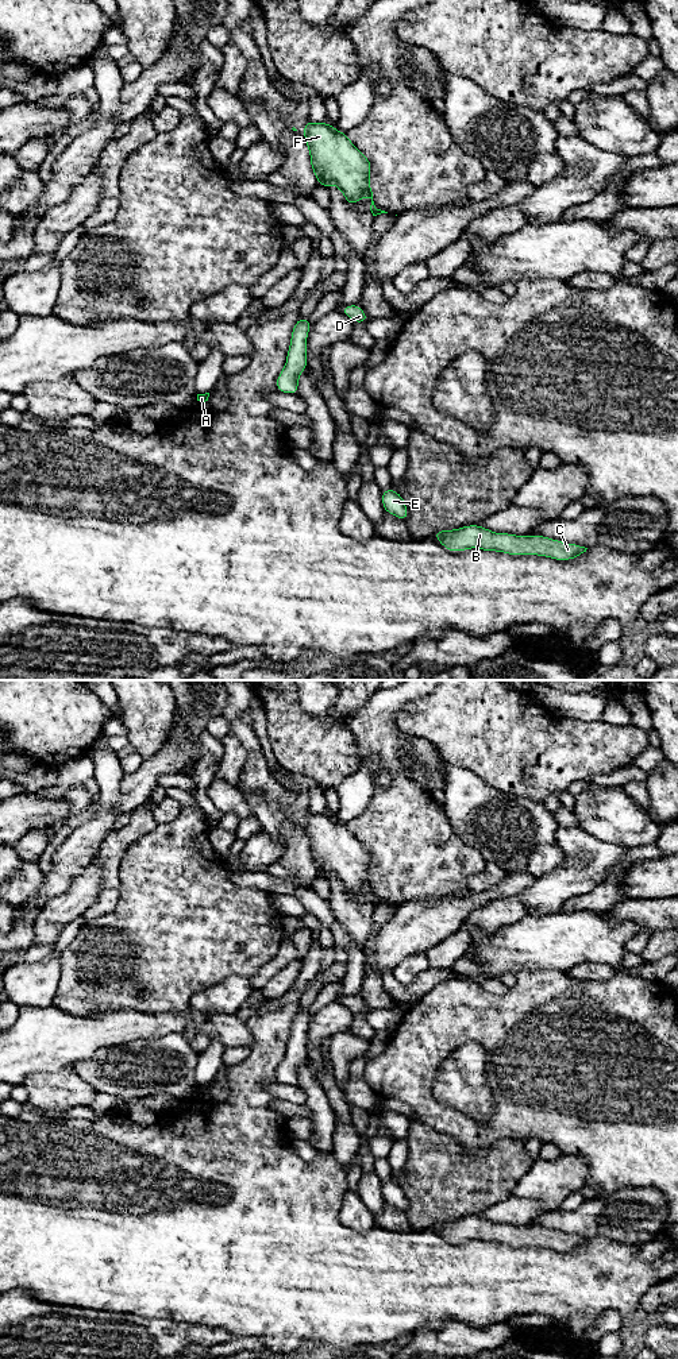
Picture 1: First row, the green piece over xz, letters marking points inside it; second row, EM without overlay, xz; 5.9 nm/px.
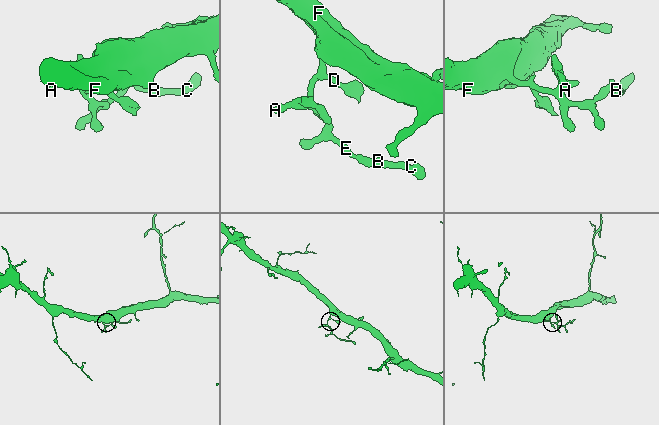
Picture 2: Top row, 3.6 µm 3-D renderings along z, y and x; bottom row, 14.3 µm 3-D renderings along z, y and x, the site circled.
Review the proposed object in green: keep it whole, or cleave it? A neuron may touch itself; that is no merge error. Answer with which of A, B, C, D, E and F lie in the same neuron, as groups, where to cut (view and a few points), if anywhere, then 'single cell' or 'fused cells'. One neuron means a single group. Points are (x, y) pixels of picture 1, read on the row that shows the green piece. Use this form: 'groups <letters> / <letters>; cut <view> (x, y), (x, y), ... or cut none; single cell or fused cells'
groups A B C D E F; cut none; single cell

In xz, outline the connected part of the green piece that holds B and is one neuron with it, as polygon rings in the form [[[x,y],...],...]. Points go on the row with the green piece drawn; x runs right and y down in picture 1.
[[[469,525],[454,530],[439,530],[434,532],[432,536],[451,552],[477,548],[513,556],[539,555],[555,560],[570,560],[581,556],[588,549],[578,544],[565,544],[544,536],[521,537],[509,533],[493,533],[479,525]]]

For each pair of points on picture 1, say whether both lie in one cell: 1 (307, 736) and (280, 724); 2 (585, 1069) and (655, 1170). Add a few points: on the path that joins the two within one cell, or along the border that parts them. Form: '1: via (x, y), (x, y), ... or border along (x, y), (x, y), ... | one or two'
1: via (300, 736), (296, 736), (287, 726) | one
2: via (611, 1095), (655, 1139), (655, 1145) | one

